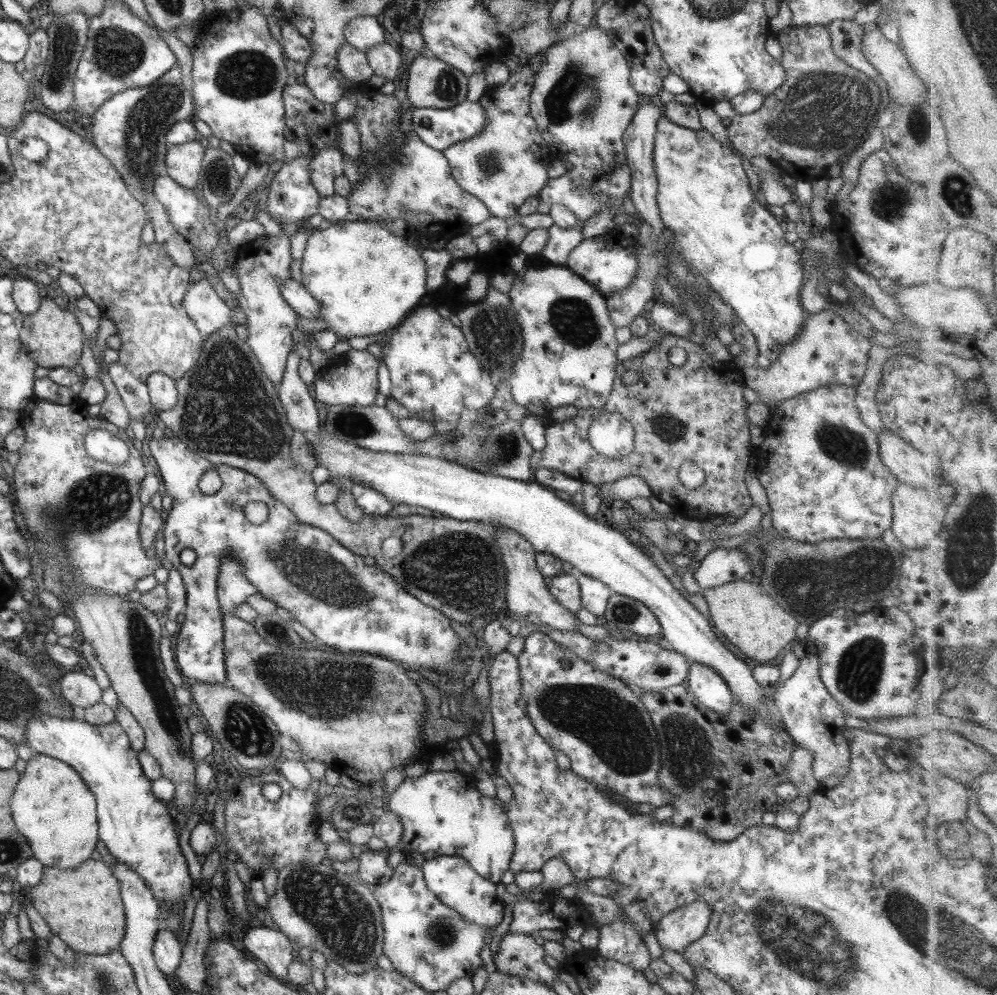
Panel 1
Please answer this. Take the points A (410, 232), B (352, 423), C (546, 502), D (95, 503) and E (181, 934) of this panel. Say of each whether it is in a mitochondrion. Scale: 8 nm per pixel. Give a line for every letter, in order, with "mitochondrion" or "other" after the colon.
A: other
B: mitochondrion
C: other
D: mitochondrion
E: other

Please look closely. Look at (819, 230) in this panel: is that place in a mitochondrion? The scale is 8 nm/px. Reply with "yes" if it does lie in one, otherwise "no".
no

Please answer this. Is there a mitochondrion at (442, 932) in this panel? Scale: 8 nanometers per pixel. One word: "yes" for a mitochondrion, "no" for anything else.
yes

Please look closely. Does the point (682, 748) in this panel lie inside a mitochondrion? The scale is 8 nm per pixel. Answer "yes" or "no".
yes

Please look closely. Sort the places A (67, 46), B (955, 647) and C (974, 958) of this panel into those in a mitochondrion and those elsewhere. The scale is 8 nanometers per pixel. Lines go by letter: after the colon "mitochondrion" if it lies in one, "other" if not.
A: mitochondrion
B: other
C: mitochondrion

